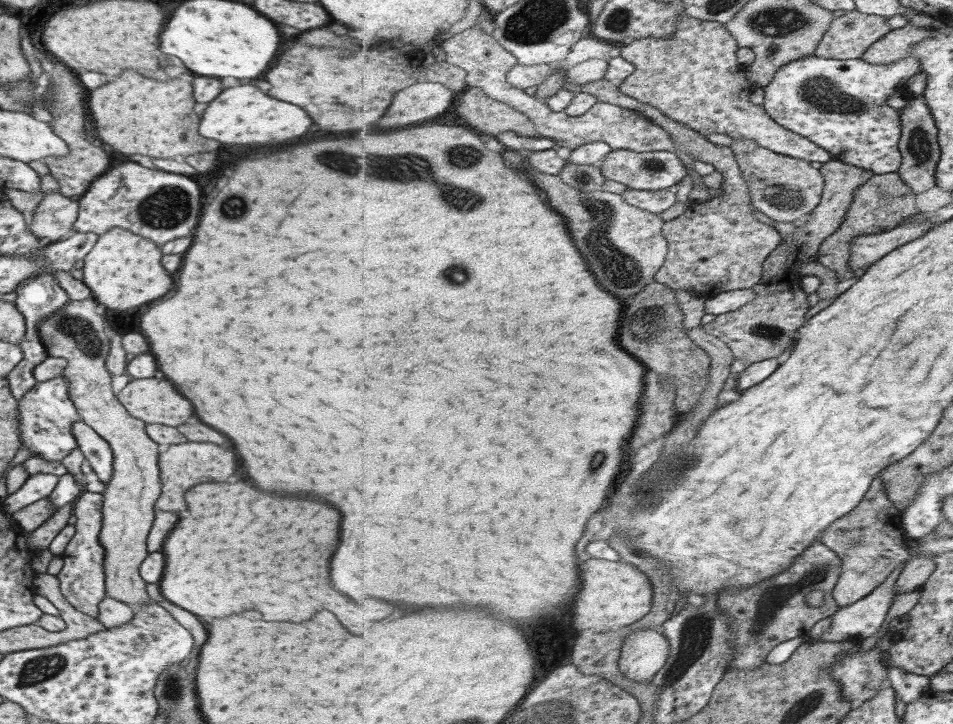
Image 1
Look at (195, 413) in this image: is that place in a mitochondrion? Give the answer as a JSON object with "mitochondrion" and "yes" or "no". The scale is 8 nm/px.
{"mitochondrion":"no"}

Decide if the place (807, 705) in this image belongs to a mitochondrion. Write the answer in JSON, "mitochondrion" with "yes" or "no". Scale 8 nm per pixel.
{"mitochondrion":"yes"}

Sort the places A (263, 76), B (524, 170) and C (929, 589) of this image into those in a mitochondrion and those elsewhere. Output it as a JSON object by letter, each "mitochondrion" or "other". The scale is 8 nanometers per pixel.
{"A":"other","B":"other","C":"other"}

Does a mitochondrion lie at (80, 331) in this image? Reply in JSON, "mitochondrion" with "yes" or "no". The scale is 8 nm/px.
{"mitochondrion":"yes"}

